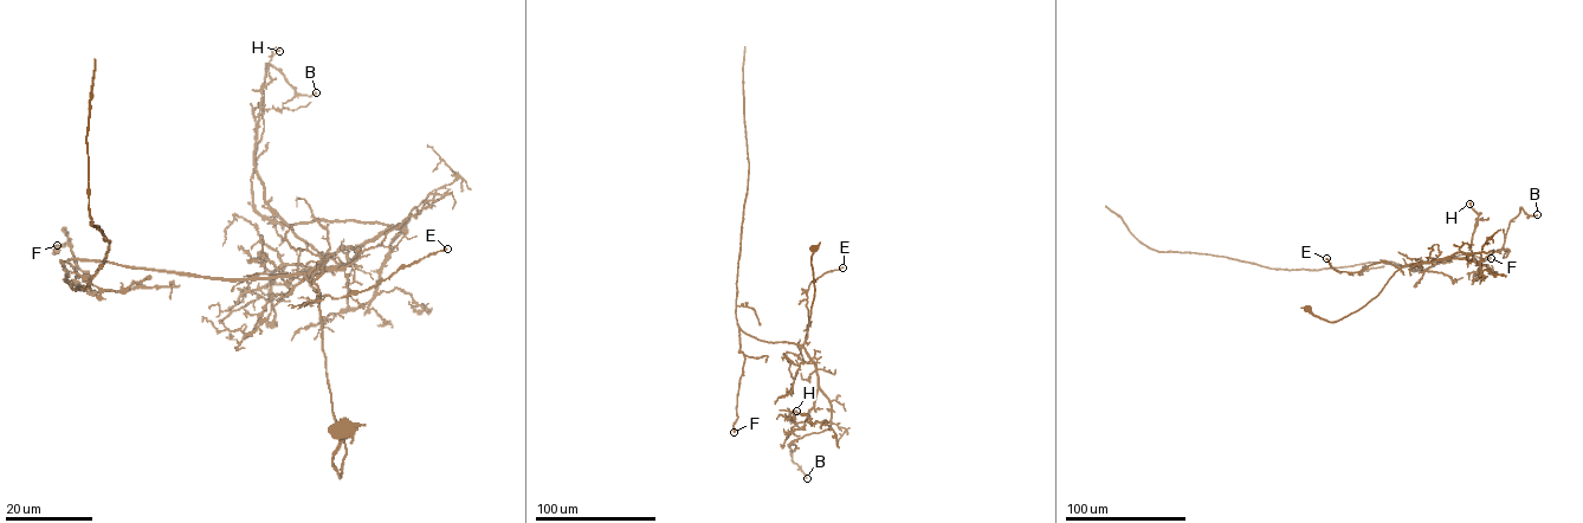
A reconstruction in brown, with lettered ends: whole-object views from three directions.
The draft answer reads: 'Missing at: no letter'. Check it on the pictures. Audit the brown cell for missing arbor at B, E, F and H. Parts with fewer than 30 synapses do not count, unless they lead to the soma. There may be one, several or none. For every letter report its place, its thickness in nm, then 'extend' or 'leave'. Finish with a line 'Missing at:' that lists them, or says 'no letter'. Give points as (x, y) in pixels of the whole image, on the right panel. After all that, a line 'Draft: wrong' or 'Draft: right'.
B: at (1537, 214); 180 nm thick; leave
E: at (1326, 258); 400 nm thick; leave
F: at (1491, 258); 600 nm thick; leave
H: at (1470, 204); 120 nm thick; leave
Missing at: no letter
Draft: right

